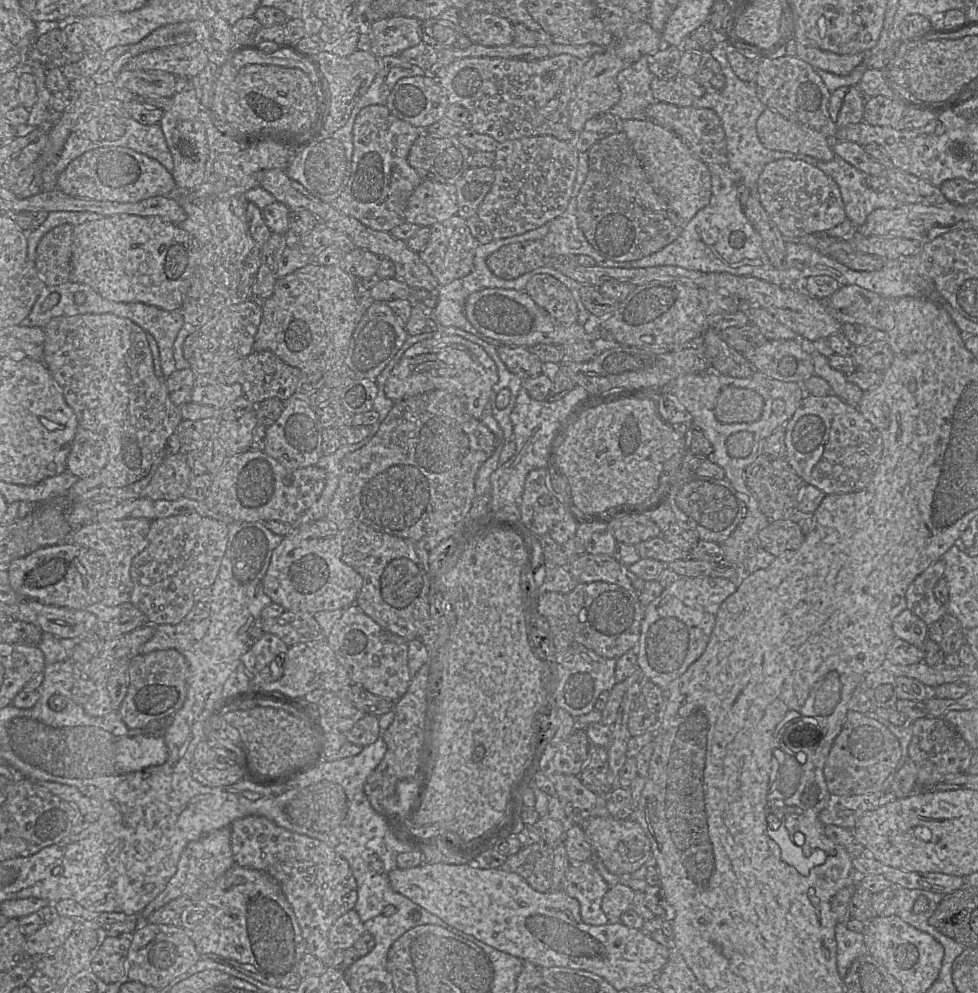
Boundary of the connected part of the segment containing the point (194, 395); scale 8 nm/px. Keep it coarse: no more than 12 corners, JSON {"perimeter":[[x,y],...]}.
{"perimeter":[[195,375],[189,402],[223,409],[239,384]]}

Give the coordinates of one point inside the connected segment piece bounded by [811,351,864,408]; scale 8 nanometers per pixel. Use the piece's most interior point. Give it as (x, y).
(847, 391)

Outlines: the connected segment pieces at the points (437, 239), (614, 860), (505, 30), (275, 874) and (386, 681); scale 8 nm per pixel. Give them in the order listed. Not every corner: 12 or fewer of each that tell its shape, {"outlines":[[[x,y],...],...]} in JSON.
{"outlines":[[[454,215],[418,252],[440,286],[468,275],[478,240]],[[587,818],[577,824],[592,853],[622,876],[653,858],[634,819]],[[484,11],[467,16],[474,44],[514,42],[513,24]],[[262,816],[229,828],[235,864],[277,881],[307,953],[357,901],[347,861]],[[357,605],[326,642],[353,683],[392,701],[411,681],[407,641]]]}

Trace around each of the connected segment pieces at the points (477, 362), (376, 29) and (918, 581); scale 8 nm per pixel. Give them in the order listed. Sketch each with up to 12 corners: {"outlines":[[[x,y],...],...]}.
{"outlines":[[[457,335],[409,347],[385,394],[457,395],[480,419],[496,364]],[[402,14],[368,25],[370,51],[399,55],[422,41],[420,20]],[[943,556],[906,591],[907,608],[930,626],[946,606],[934,595]]]}

